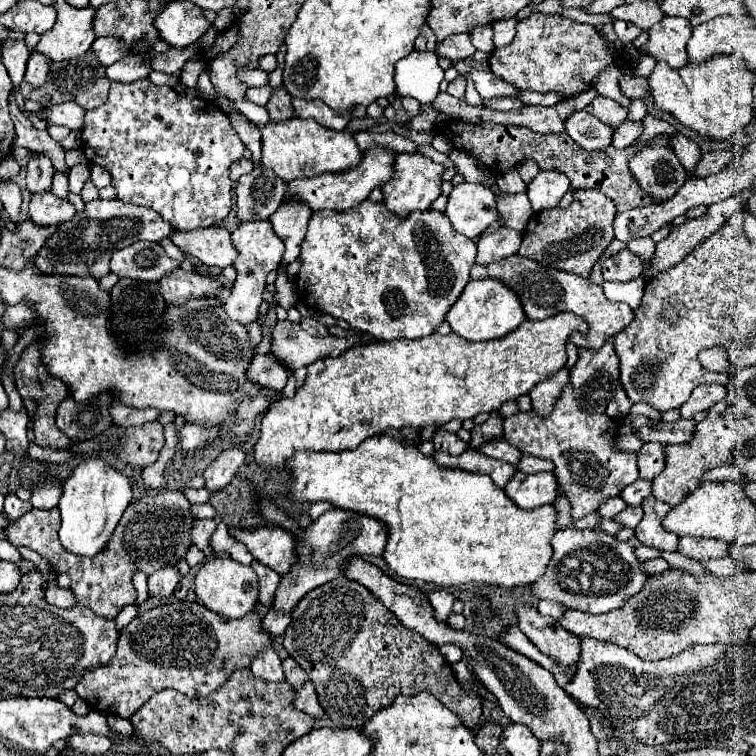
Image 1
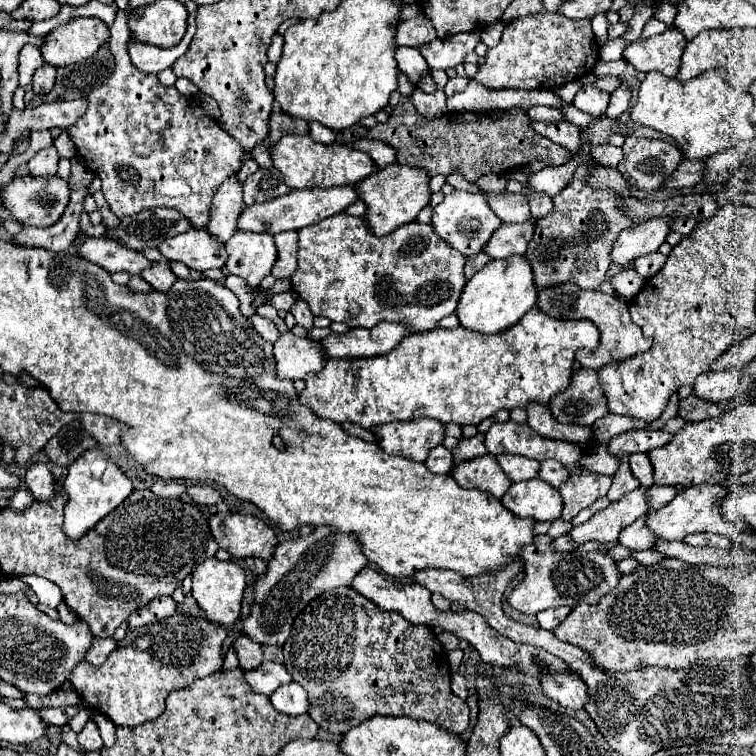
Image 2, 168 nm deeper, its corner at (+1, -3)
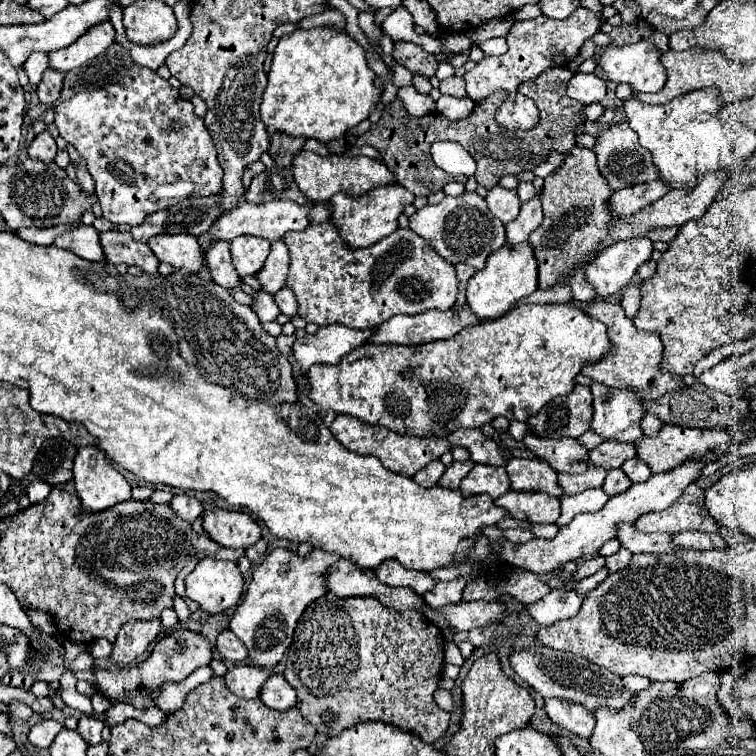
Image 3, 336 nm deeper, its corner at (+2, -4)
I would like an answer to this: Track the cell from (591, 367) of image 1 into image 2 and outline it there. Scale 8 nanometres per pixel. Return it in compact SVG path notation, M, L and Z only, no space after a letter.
M578 369L574 371L570 387L550 401L552 417L560 423L592 425L600 417L608 415L606 399L600 389L598 371Z

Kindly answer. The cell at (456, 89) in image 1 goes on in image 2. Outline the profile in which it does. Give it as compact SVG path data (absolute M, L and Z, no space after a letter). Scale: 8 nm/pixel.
M452 77L452 79L448 79L448 83L446 83L446 87L444 87L444 93L450 97L450 95L454 95L454 93L460 93L460 91L464 91L466 87L468 87L468 77Z

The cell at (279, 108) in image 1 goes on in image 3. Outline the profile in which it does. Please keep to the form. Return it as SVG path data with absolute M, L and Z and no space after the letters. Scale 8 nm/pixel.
M273 132L273 134L271 134L269 154L271 154L271 158L273 158L279 166L289 168L293 156L303 148L303 144L305 144L303 138L293 138L293 136L287 136L287 134L283 134L283 132Z

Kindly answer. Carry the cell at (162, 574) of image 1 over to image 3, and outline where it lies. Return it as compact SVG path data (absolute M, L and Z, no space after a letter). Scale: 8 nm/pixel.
M161 618L129 620L129 622L125 622L123 630L119 630L117 640L113 642L111 658L115 662L119 662L119 664L133 662L159 636L161 628L163 628Z

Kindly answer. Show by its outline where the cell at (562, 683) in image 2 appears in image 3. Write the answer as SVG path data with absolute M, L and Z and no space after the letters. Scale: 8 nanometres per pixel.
M545 698L545 712L551 718L551 722L567 728L573 734L589 738L593 732L595 718L587 708L583 708L583 704L559 698Z

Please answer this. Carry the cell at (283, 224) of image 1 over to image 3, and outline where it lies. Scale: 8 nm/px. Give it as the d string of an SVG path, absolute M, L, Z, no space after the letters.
M275 240L271 242L271 254L261 272L257 274L257 280L261 282L265 292L275 294L285 286L287 272L289 272L289 250L283 240Z

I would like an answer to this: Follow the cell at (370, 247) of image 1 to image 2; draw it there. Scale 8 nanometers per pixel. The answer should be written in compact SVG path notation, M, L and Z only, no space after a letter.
M340 213L332 215L332 219L324 219L324 223L298 231L298 269L292 275L292 287L310 305L314 315L330 321L346 323L348 327L374 327L380 321L394 321L408 323L414 333L424 333L438 327L442 317L456 311L466 285L464 263L466 257L448 247L428 223L406 223L384 237L374 237L364 217Z

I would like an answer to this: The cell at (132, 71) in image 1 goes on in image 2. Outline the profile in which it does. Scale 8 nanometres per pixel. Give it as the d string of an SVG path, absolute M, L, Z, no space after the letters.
M190 13L188 15L188 29L186 29L186 35L184 39L176 45L176 47L170 47L170 49L162 49L162 47L150 47L148 43L140 43L140 41L128 41L128 53L130 53L130 59L132 63L144 71L144 73L160 73L162 69L168 69L172 67L172 63L182 57L192 41L196 33L196 23L194 23L194 15Z

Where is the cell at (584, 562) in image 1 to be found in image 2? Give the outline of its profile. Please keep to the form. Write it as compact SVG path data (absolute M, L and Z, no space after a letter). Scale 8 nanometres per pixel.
M536 535L536 543L522 547L520 555L526 563L524 579L508 595L508 603L526 615L536 615L540 611L568 605L576 607L580 603L598 603L602 595L618 585L620 573L604 551L592 551L588 555L578 553L554 553L550 547L552 539L548 535Z

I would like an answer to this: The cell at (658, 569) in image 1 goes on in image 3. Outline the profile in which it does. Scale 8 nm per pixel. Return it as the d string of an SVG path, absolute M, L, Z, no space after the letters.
M601 568L597 574L583 578L583 580L579 582L579 586L577 586L577 594L579 594L579 596L585 596L589 590L593 590L597 584L601 584L609 574L611 574L611 572L609 572L607 568Z

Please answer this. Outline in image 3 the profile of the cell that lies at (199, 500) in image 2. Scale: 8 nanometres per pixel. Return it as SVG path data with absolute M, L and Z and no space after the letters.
M185 492L175 494L173 500L169 502L169 506L171 506L179 516L183 516L183 520L191 520L191 522L203 512L203 504L201 504L195 496L189 496L189 494L185 494Z

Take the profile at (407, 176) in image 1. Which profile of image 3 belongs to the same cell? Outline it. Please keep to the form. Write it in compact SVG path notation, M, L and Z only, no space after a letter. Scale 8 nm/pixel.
M397 182L385 184L385 186L373 186L369 192L363 192L359 196L351 196L349 192L339 192L331 198L331 204L333 204L331 218L349 246L365 248L365 246L373 246L377 240L395 232L397 218L403 214L405 206L413 204L413 200L415 200L415 194Z

